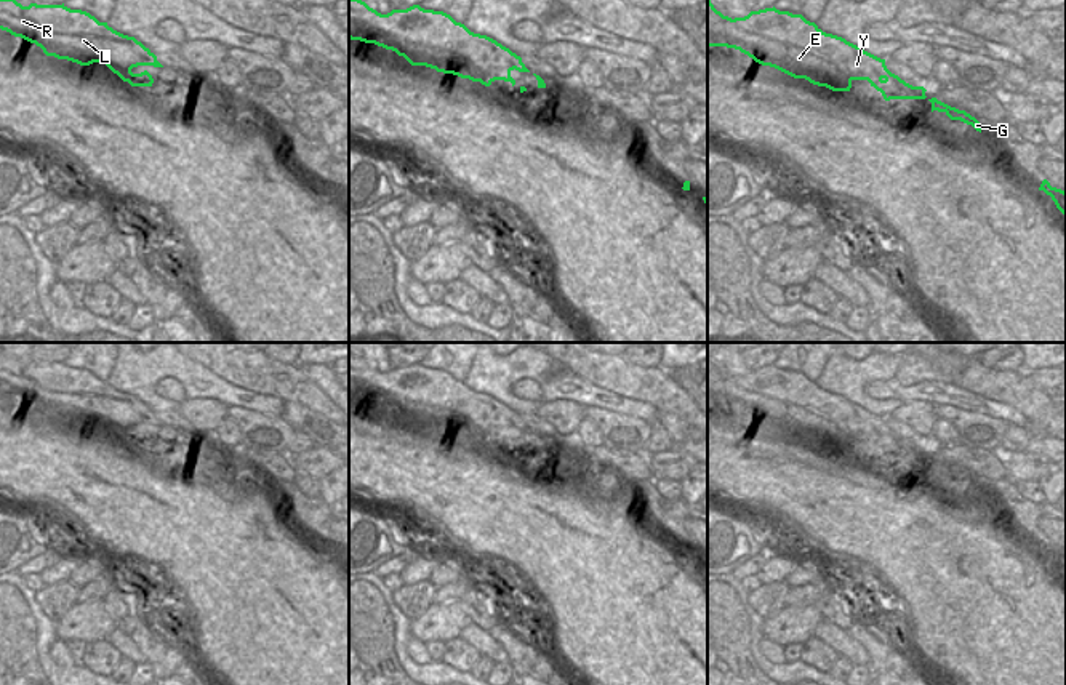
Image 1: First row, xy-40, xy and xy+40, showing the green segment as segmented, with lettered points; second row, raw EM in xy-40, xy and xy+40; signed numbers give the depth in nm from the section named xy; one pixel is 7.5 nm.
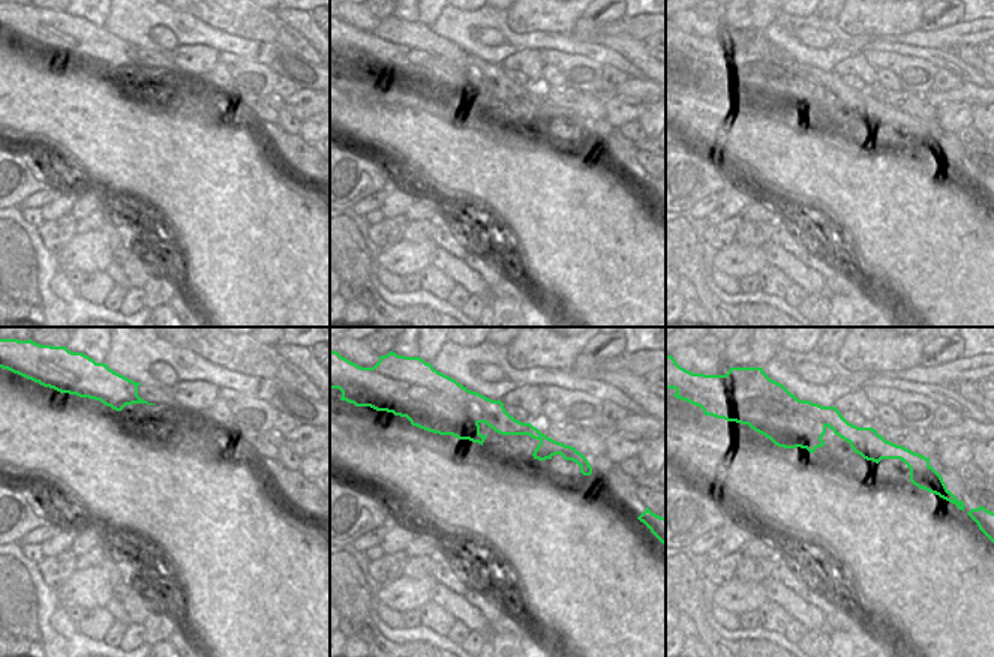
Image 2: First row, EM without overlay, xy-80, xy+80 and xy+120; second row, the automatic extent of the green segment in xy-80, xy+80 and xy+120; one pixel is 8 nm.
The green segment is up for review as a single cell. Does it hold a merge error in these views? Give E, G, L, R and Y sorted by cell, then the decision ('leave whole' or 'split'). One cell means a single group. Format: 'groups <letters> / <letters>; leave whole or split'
groups E / G L R Y; split

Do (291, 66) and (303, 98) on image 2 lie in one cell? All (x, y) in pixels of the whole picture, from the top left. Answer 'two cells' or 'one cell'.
two cells

